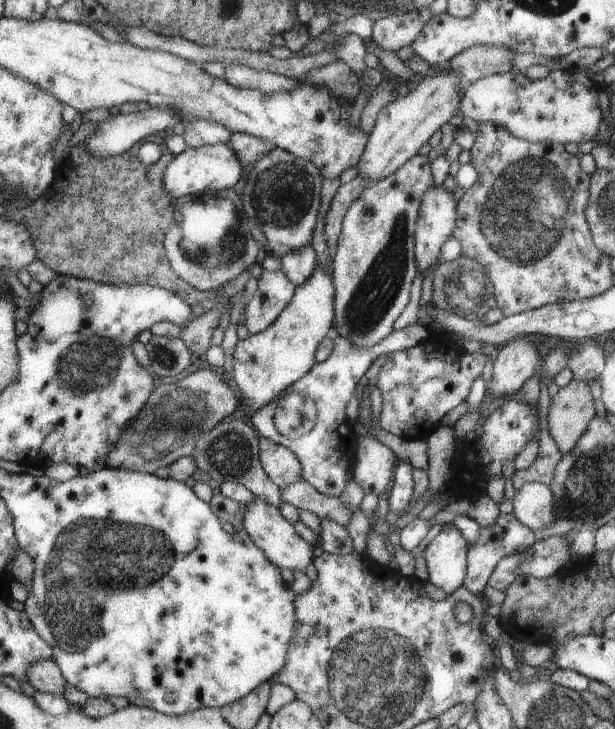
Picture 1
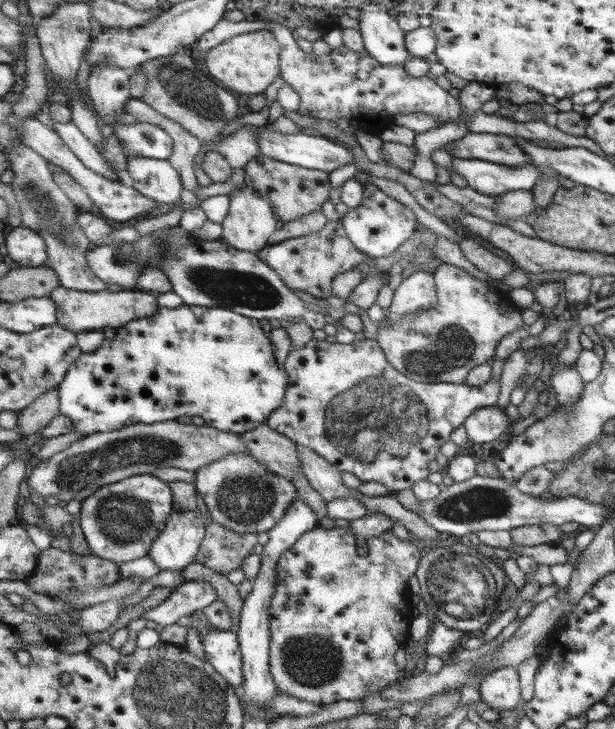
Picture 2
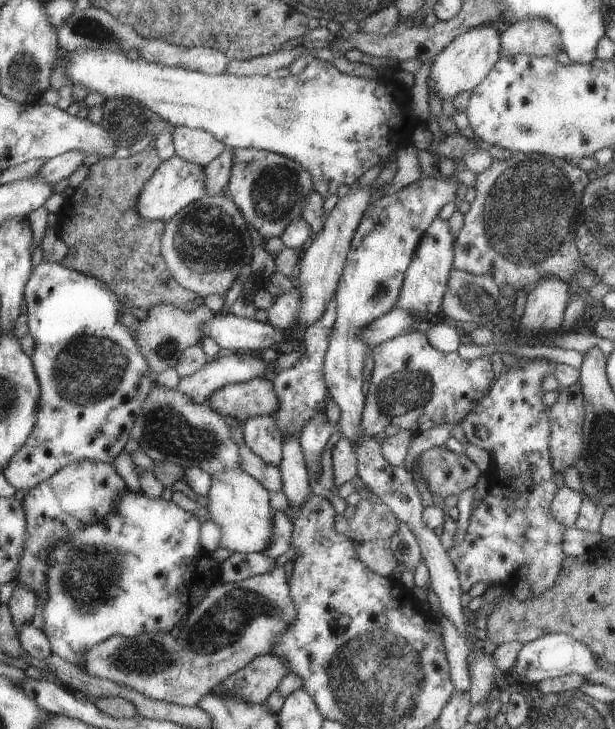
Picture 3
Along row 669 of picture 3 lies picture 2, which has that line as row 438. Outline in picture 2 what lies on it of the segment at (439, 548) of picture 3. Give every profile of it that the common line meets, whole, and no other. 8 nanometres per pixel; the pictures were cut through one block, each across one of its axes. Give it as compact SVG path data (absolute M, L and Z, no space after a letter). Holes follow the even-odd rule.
M498 407L482 408L474 411L464 421L462 428L467 432L470 442L478 448L484 442L498 439L510 424L512 421L504 410Z

